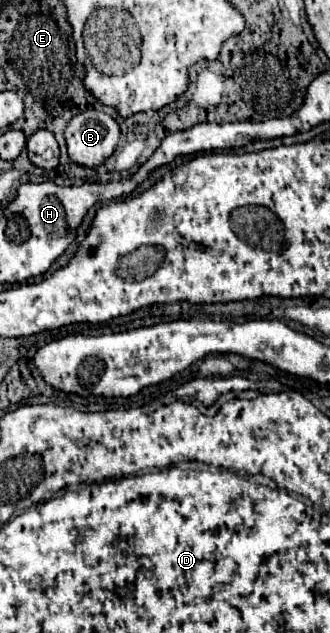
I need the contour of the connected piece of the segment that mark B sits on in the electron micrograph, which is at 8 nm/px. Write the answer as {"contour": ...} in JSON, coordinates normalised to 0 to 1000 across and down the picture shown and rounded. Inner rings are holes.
{"contour":[[[279,172],[255,175],[255,182],[230,182],[230,188],[206,194],[194,216],[212,254],[279,267],[309,261],[345,242],[364,201],[333,182]]]}

